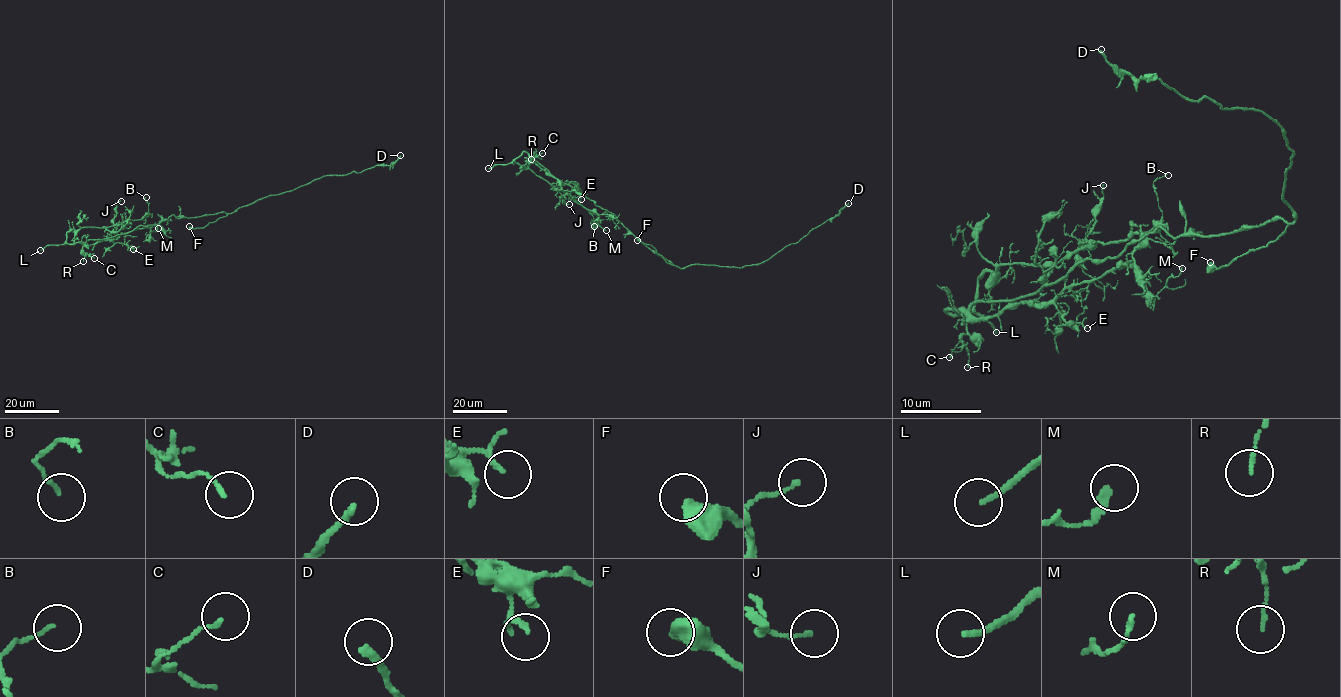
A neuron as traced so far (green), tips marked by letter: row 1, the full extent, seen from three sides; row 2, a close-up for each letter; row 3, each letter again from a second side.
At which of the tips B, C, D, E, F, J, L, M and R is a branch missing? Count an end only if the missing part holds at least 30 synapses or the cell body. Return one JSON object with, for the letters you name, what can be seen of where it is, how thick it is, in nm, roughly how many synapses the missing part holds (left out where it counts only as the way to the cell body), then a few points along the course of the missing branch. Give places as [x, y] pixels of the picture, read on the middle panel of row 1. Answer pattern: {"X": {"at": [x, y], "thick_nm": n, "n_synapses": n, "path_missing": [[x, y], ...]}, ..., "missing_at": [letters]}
{"D": {"at": [848, 203], "thick_nm": 200, "n_synapses": 30, "path_missing": [[848, 203], [875, 178], [853, 204]]}, "L": {"at": [488, 168], "thick_nm": 170, "path_missing": [[488, 168], [448, 205]]}, "missing_at": ["D", "L"]}

